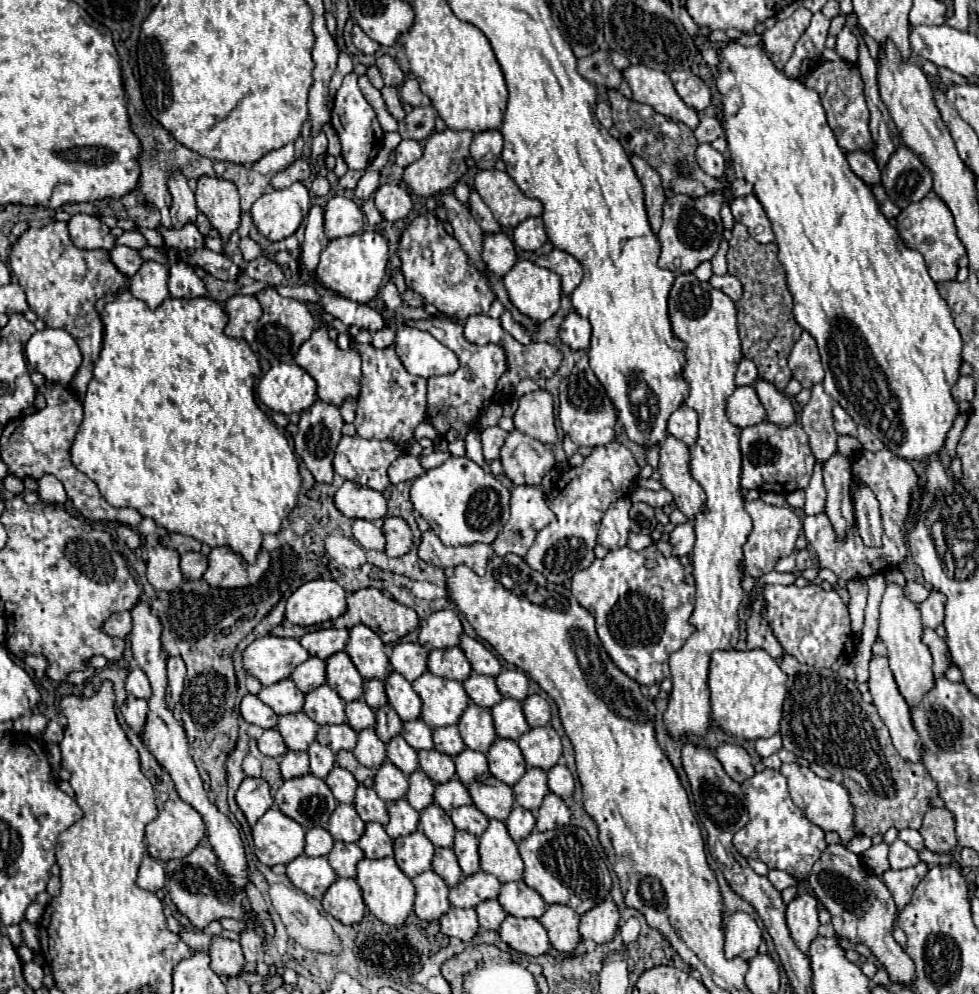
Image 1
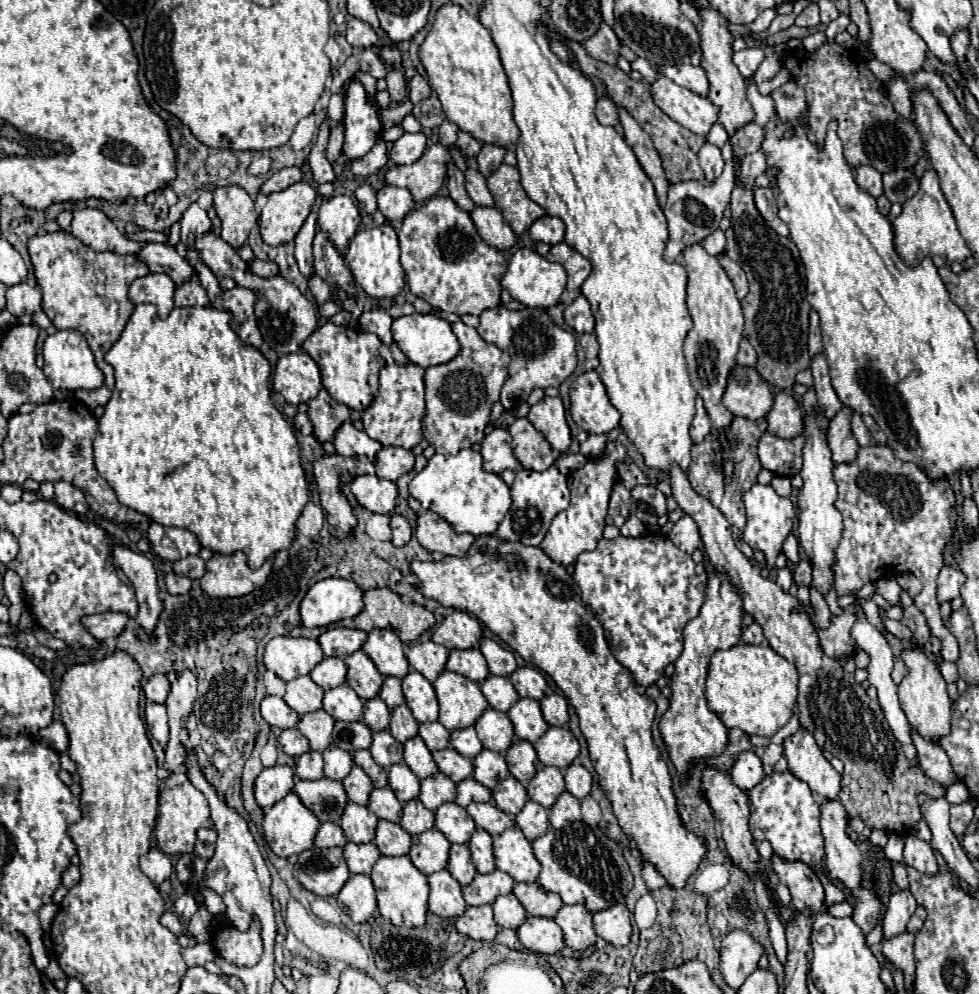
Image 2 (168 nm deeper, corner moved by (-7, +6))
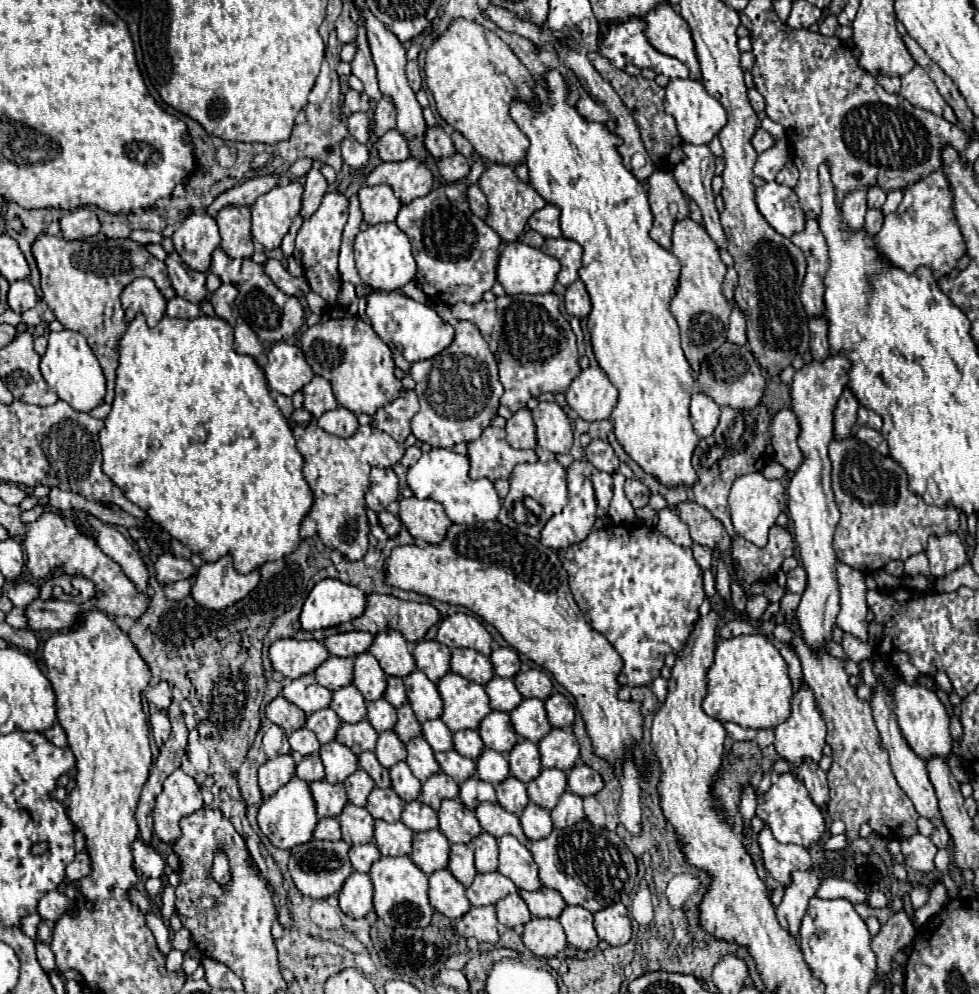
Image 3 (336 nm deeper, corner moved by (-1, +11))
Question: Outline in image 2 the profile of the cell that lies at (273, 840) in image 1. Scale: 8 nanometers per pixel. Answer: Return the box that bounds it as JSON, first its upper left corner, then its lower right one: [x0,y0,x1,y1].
[264,792,318,858]

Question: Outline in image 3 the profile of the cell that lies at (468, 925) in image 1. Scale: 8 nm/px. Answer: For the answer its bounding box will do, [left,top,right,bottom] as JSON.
[454,905,498,943]

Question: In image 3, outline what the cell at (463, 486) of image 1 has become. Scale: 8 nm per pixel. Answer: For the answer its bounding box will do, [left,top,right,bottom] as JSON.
[408,449,502,525]

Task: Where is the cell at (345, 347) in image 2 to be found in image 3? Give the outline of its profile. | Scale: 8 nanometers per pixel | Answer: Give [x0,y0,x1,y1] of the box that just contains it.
[300,307,402,415]

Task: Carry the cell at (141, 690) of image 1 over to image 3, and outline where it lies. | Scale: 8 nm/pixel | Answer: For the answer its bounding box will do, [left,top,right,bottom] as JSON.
[146,681,172,711]

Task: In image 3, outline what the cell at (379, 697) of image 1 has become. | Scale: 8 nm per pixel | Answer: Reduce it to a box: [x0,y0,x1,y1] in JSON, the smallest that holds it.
[384,677,406,707]

